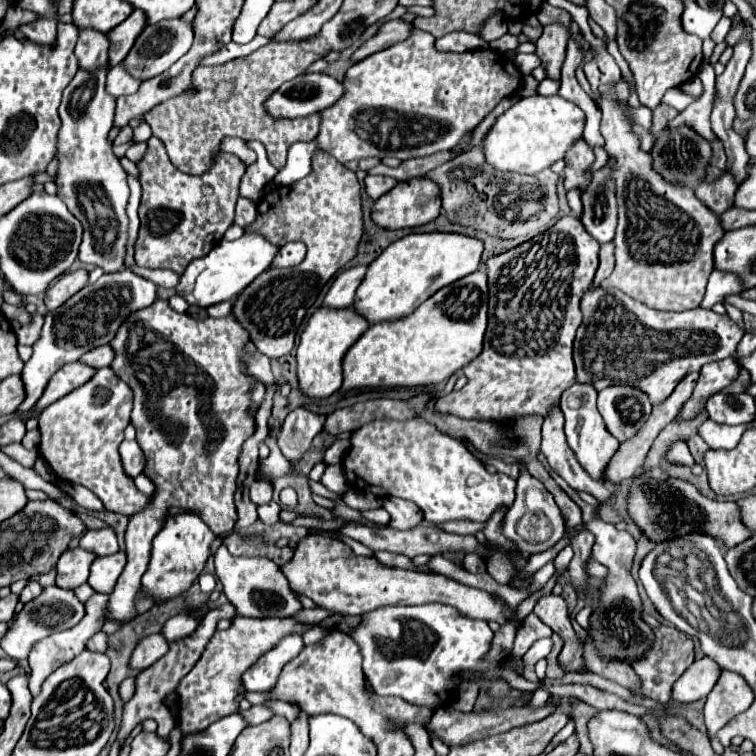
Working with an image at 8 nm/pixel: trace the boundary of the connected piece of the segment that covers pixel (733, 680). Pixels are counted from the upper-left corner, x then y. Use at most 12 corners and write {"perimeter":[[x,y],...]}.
{"perimeter":[[721,668],[705,702],[713,736],[755,700],[747,680]]}

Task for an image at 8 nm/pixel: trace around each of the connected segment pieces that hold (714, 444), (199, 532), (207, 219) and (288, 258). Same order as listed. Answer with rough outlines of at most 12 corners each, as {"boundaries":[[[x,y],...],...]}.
{"boundaries":[[[703,420],[697,428],[709,448],[735,448],[747,426]],[[197,514],[167,518],[153,538],[143,590],[185,592],[217,536]],[[151,136],[135,262],[183,274],[233,224],[245,164],[179,172]],[[289,242],[273,262],[279,268],[297,266],[305,258],[303,242]]]}

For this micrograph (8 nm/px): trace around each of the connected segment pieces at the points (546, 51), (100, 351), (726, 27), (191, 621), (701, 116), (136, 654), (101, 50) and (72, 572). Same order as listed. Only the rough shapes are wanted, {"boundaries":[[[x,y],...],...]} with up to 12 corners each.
{"boundaries":[[[545,26],[535,42],[547,78],[561,80],[569,32]],[[109,346],[85,352],[79,360],[91,368],[111,364],[113,352]],[[722,16],[711,33],[716,44],[724,41],[731,20]],[[191,614],[171,616],[161,634],[167,642],[191,636],[197,628]],[[715,88],[689,104],[669,126],[695,126],[709,142],[717,140],[709,124]],[[151,634],[135,646],[131,670],[143,670],[159,660],[169,644]],[[81,30],[75,46],[79,68],[107,68],[109,40]],[[65,550],[57,562],[59,588],[87,582],[95,554]]]}

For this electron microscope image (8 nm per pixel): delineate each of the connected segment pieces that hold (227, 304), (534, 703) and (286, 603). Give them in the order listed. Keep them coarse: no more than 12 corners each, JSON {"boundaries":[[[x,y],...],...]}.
{"boundaries":[[[225,301],[206,308],[211,317],[230,314],[232,303]],[[543,688],[537,689],[528,702],[532,710],[542,708],[550,697]],[[225,544],[215,570],[239,616],[301,610],[269,558],[235,558]]]}

